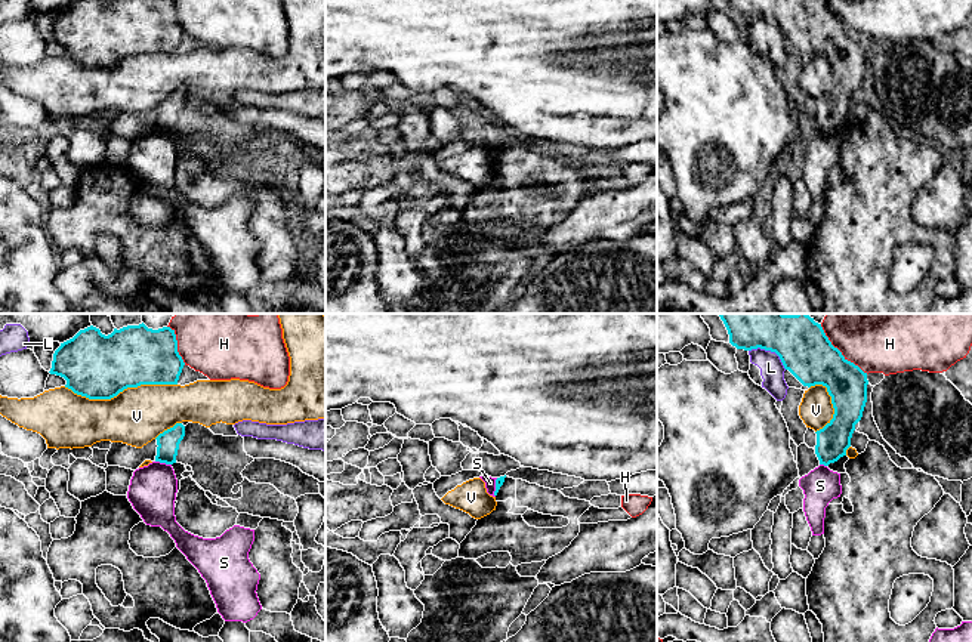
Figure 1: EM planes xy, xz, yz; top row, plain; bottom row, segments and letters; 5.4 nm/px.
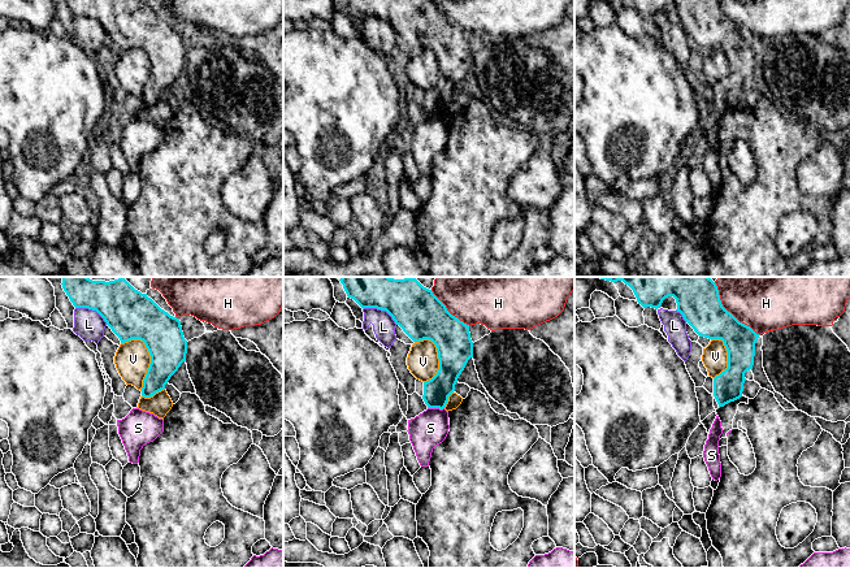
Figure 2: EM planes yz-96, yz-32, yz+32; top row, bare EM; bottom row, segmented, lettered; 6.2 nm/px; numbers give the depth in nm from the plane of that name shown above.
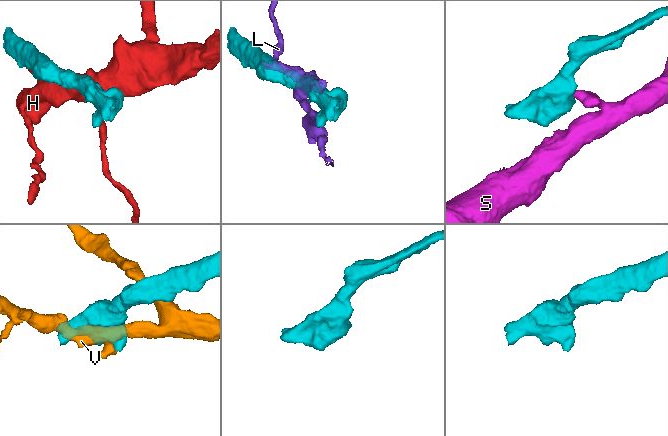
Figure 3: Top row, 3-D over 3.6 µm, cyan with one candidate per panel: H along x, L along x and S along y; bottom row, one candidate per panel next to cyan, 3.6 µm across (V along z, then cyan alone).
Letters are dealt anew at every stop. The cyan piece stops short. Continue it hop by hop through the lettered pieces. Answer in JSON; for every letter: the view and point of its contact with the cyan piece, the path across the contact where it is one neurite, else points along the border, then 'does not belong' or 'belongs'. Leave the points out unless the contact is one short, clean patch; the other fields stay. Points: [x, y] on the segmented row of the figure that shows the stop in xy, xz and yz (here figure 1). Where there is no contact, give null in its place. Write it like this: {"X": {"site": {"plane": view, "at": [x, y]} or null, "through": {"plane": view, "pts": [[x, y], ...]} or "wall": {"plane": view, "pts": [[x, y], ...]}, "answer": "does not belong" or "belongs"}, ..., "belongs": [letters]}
{"H": {"site": {"plane": "yz", "at": [841, 352]}, "answer": "does not belong"}, "L": {"site": {"plane": "yz", "at": [770, 349]}, "answer": "does not belong"}, "S": {"site": {"plane": "xy", "at": [163, 462]}, "wall": {"plane": "xy", "pts": [[156, 460], [170, 465]]}, "answer": "does not belong"}, "V": {"site": {"plane": "xy", "at": [120, 391]}, "answer": "does not belong"}, "belongs": []}

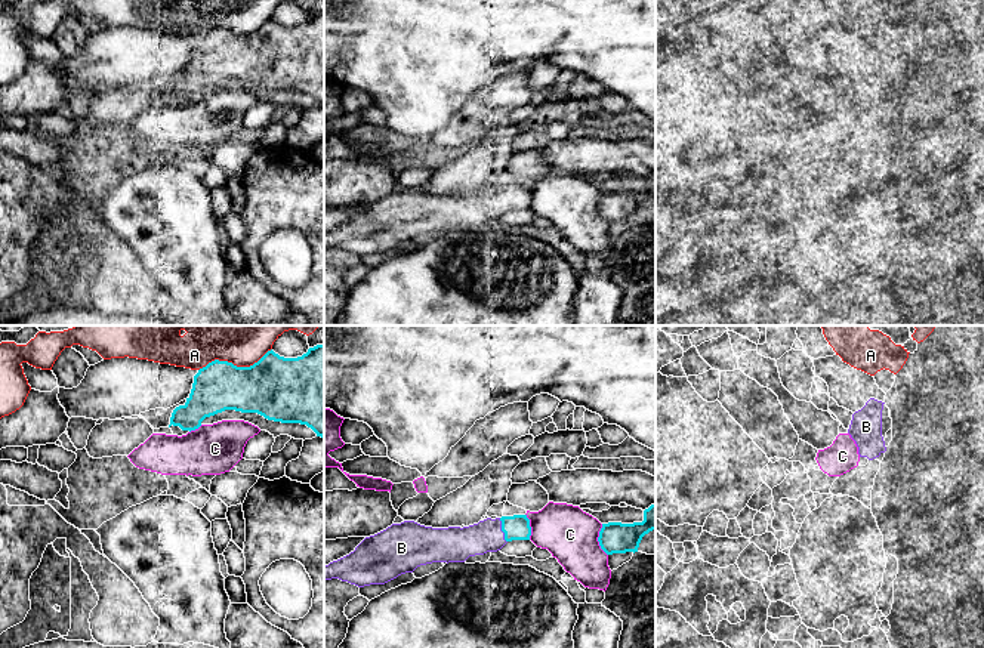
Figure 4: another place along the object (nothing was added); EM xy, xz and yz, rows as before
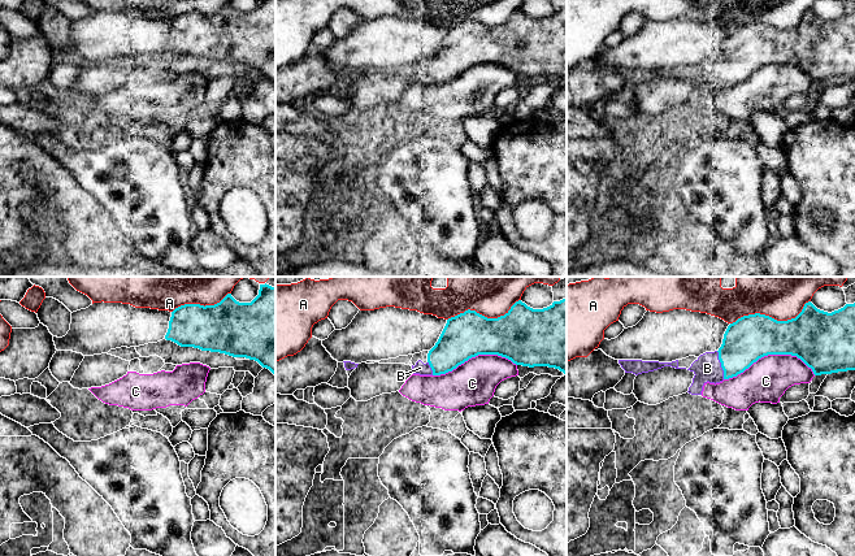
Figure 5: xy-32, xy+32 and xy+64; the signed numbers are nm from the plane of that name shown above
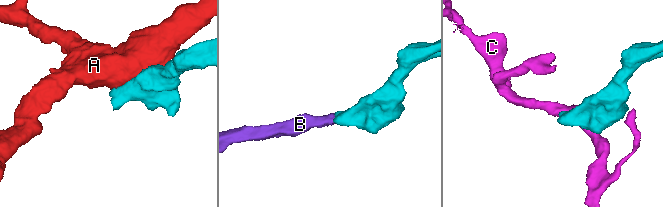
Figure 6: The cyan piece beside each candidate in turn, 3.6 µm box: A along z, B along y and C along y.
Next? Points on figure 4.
{"A": {"site": {"plane": "xy", "at": [234, 366]}, "answer": "does not belong"}, "B": {"site": {"plane": "xz", "at": [502, 530]}, "answer": "belongs"}, "C": {"site": {"plane": "xz", "at": [598, 540]}, "answer": "does not belong"}, "belongs": ["B"]}

